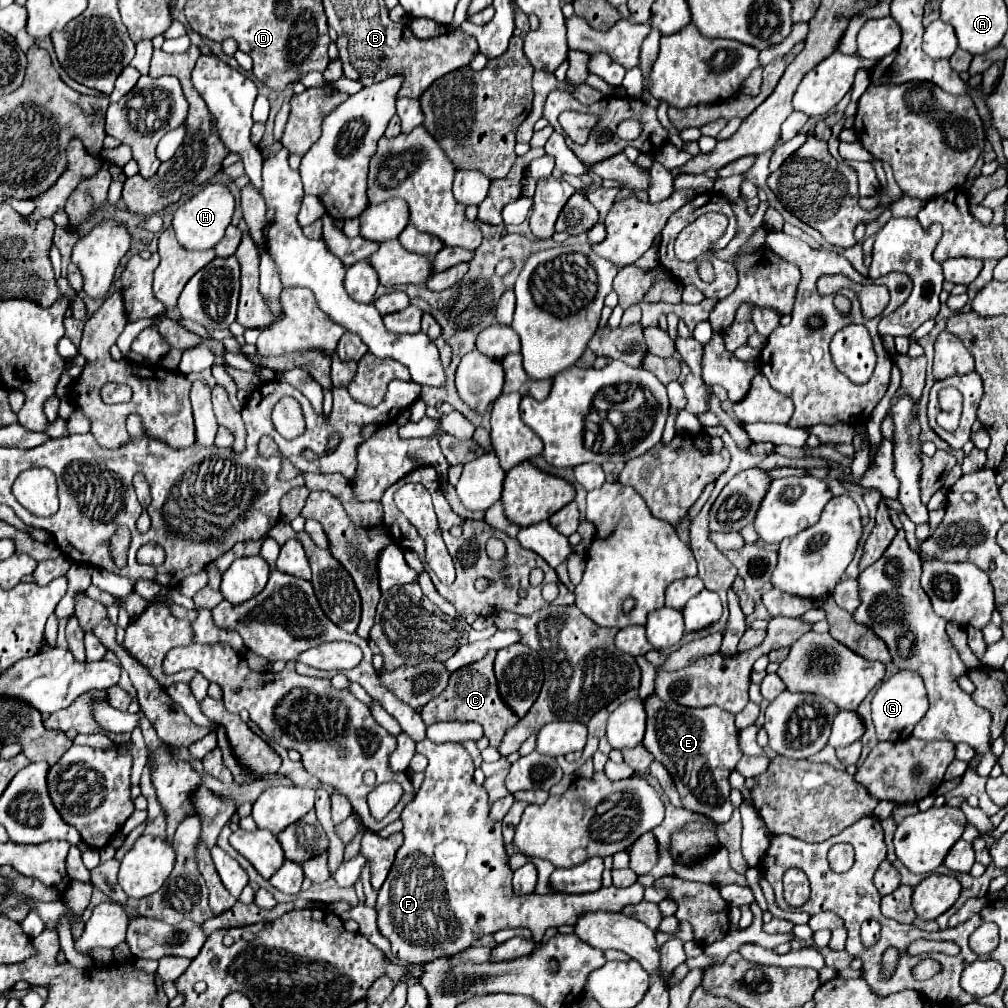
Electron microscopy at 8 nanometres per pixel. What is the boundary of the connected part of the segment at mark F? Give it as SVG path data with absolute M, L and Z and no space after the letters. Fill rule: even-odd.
M422 739L420 743L416 743L416 753L422 753L428 757L428 767L426 767L426 779L422 783L422 789L418 791L418 795L404 807L402 811L402 823L404 823L404 845L398 849L396 853L396 859L394 859L394 865L392 865L392 871L388 873L388 879L384 881L380 893L378 893L378 901L376 901L376 909L378 909L378 927L380 927L380 933L392 943L392 953L408 963L426 963L426 961L432 961L432 959L438 959L438 957L452 957L464 949L468 949L476 939L484 937L484 935L490 935L490 933L496 933L500 929L506 929L506 927L528 927L532 931L532 939L536 943L540 943L544 931L548 927L560 927L560 925L574 925L578 921L578 917L586 911L622 911L626 905L636 905L642 901L642 895L644 895L644 887L636 881L634 885L630 887L624 887L624 889L618 889L618 887L602 887L594 893L582 893L582 895L568 895L568 893L554 893L554 895L526 895L526 897L518 897L514 895L512 891L512 869L506 865L508 861L508 855L506 855L506 849L504 849L504 839L502 839L502 823L500 821L492 821L488 817L490 813L490 805L488 805L488 793L482 785L476 785L474 779L472 779L472 773L474 773L474 763L468 755L468 751L460 745L460 743L442 743L442 745L436 745L432 743L430 739Z

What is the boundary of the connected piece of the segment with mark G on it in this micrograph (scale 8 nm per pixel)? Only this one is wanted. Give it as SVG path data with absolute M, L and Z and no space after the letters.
M896 671L890 679L882 681L872 697L872 721L878 741L902 741L912 735L912 729L928 711L926 687L916 671Z

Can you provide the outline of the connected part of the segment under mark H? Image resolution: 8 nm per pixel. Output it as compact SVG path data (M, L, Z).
M208 183L200 193L196 193L192 199L178 207L178 211L174 213L172 227L176 231L178 243L184 249L204 251L212 249L224 237L224 231L230 225L232 215L234 215L234 195L230 193L230 189L220 183Z

